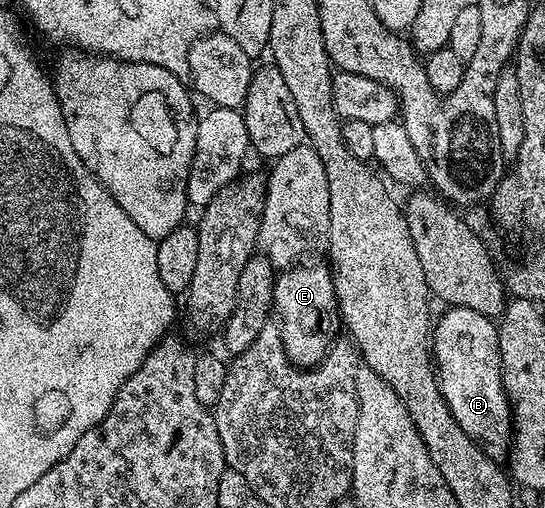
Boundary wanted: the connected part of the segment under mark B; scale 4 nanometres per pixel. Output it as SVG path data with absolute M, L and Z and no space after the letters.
M449 307L441 316L436 316L431 327L431 354L435 364L437 385L446 401L450 415L459 423L467 437L485 451L487 457L505 461L515 434L515 412L505 394L501 380L501 354L499 353L499 327L490 316L475 313L475 309Z

